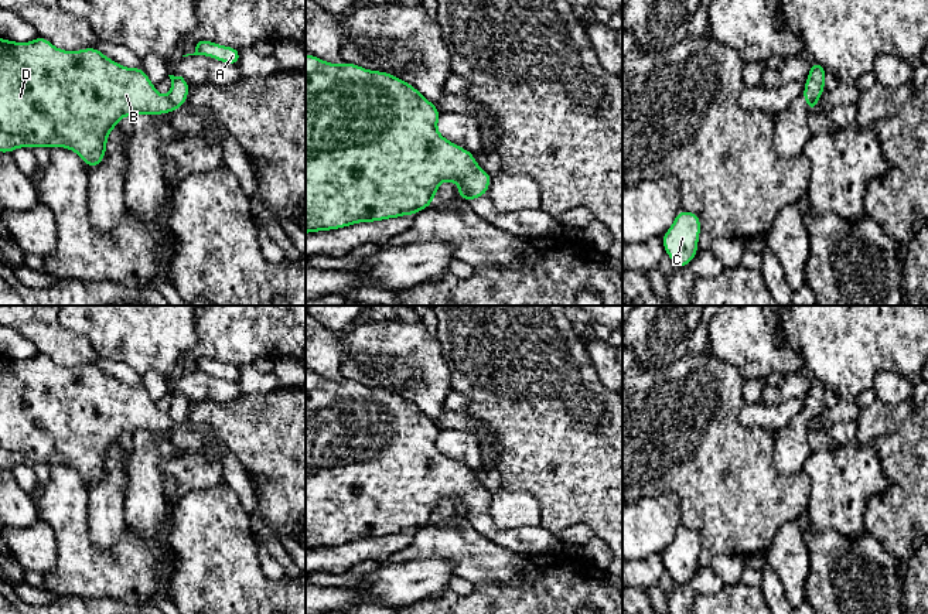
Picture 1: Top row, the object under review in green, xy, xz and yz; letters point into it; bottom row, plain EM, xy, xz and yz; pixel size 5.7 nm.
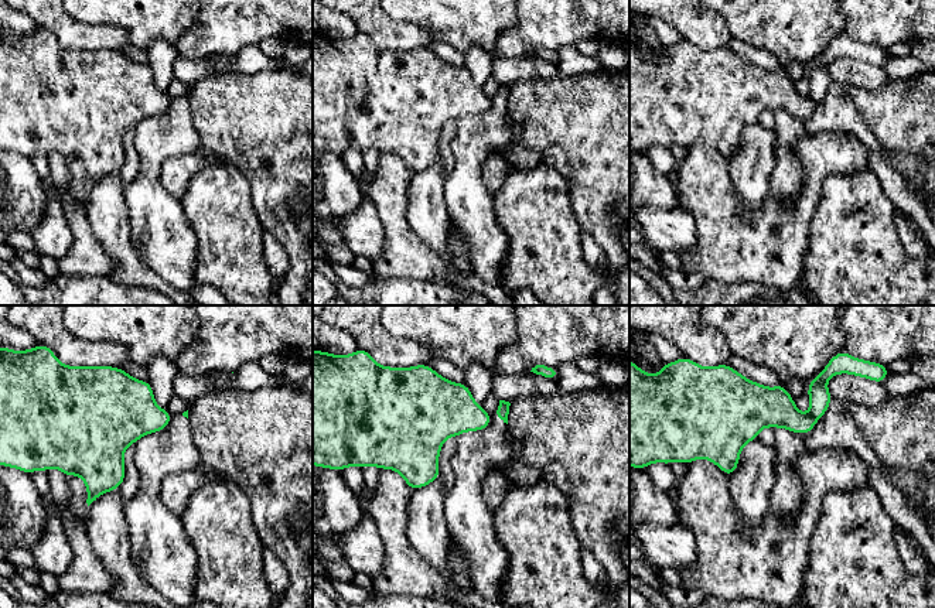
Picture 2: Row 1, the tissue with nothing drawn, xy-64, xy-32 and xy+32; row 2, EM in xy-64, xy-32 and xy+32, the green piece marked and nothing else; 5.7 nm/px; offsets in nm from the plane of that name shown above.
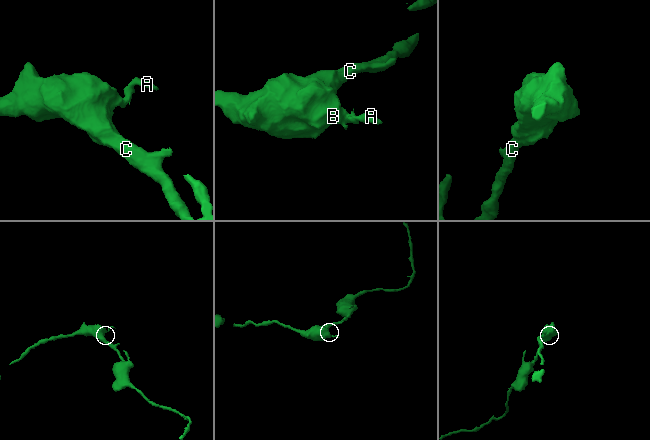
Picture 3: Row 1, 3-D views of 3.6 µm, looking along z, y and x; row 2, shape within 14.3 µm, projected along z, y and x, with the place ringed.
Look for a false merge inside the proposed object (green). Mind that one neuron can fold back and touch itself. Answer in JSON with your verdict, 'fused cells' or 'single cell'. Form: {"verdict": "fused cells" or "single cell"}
{"verdict": "fused cells"}

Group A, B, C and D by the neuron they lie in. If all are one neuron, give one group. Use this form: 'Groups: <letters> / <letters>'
Groups: A / B C D

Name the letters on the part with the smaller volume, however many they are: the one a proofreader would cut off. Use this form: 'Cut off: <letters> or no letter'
Cut off: A

